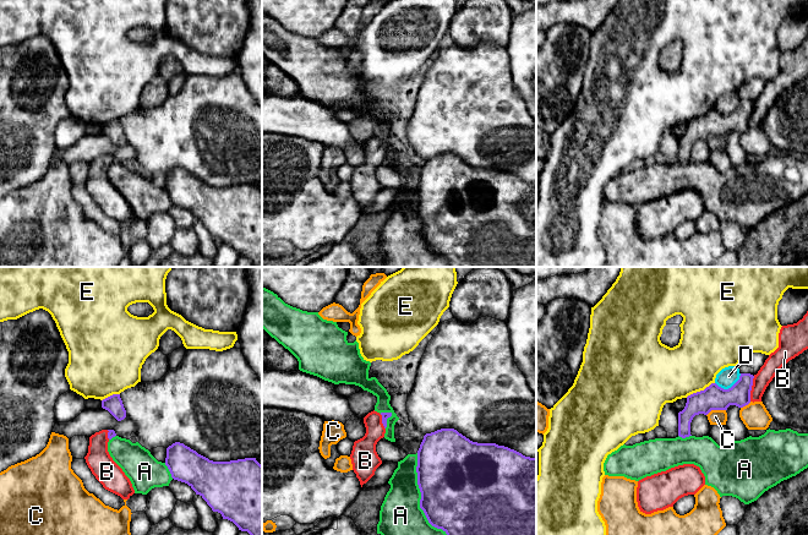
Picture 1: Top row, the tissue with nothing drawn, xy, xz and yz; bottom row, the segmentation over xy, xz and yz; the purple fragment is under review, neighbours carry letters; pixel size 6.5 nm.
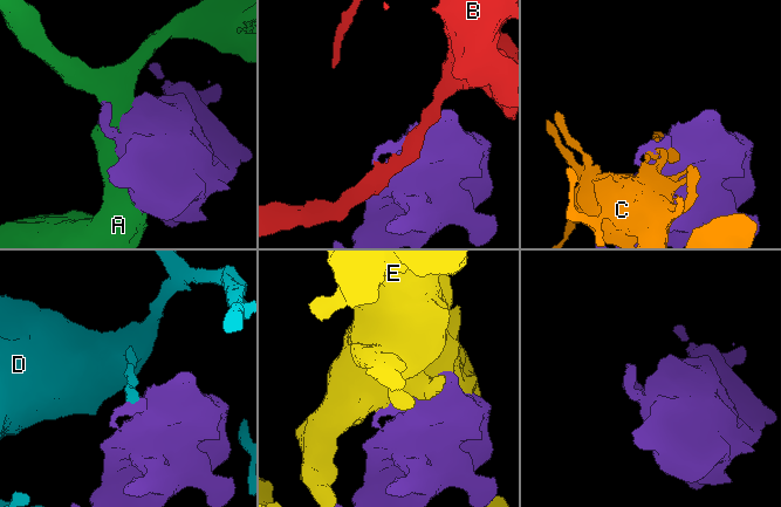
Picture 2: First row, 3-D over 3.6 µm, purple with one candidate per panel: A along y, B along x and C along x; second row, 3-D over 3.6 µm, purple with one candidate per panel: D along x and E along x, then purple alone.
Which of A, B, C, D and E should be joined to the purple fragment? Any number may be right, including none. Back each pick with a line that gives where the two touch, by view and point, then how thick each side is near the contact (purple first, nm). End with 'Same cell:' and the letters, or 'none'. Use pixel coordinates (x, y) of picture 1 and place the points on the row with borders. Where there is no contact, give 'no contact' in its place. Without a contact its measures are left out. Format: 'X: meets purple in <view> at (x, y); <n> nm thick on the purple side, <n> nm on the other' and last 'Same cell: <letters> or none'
B: meets purple in yz at (751, 388); 160 nm thick on the purple side, 110 nm on the other
Same cell: B

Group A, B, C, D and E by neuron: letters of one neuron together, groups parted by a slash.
A / B / C / D / E

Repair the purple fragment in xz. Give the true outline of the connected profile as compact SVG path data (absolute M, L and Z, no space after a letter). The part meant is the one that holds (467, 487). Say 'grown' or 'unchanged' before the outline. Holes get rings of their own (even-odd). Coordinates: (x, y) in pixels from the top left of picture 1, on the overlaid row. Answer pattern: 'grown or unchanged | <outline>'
unchanged | M454 428L426 433L417 451L420 508L447 535L536 535L536 458L496 443L473 442Z

